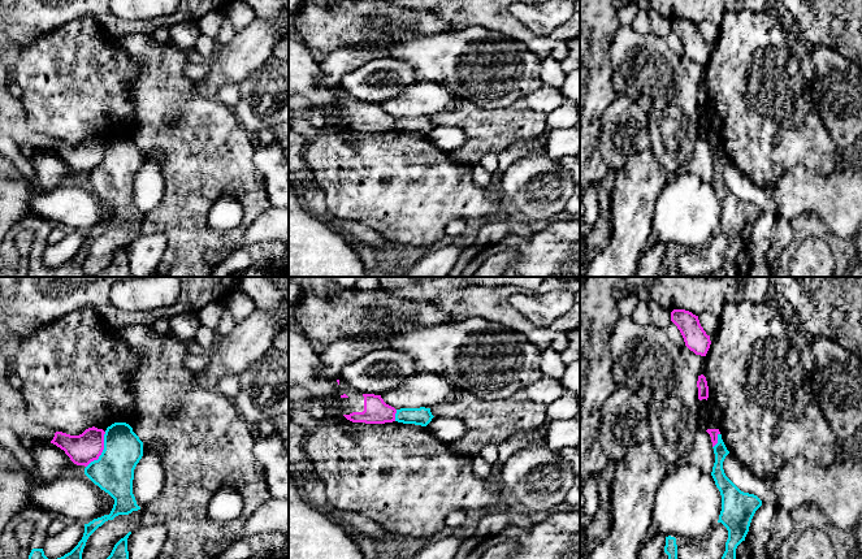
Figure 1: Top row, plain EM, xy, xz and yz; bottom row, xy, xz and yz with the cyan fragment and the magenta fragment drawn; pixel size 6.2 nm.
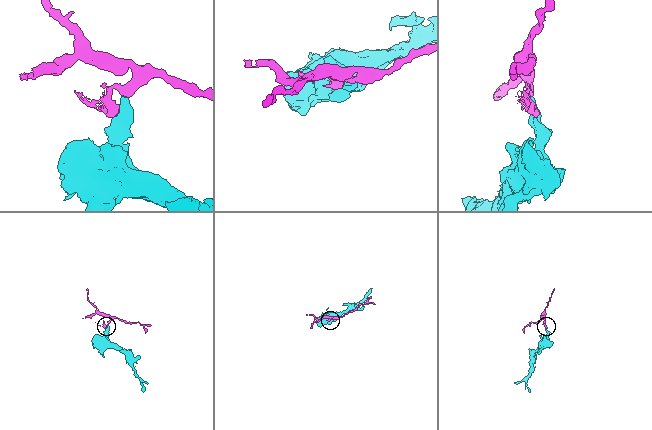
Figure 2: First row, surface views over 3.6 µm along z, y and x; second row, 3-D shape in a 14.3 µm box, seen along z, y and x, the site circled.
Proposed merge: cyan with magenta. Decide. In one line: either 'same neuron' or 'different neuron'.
different neuron

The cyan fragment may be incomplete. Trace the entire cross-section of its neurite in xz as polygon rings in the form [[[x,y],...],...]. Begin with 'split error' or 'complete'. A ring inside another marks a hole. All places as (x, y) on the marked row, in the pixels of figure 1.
complete | [[[400,408],[397,410],[395,421],[403,424],[415,424],[426,426],[434,416],[430,412],[430,408]]]

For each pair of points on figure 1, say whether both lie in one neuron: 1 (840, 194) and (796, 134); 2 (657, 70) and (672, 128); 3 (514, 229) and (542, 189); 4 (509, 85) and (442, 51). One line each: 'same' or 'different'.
1: different
2: same
3: different
4: same

